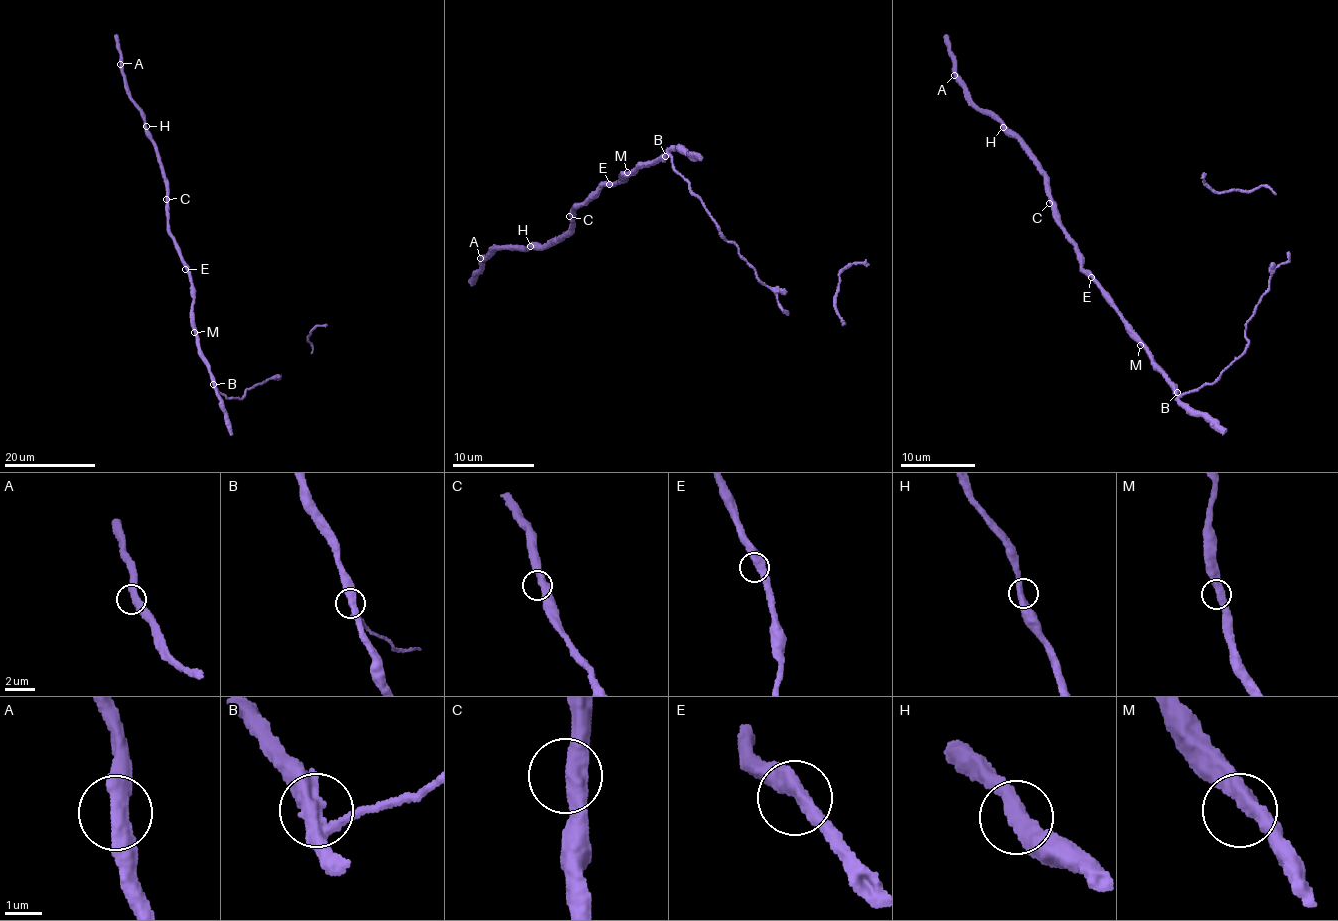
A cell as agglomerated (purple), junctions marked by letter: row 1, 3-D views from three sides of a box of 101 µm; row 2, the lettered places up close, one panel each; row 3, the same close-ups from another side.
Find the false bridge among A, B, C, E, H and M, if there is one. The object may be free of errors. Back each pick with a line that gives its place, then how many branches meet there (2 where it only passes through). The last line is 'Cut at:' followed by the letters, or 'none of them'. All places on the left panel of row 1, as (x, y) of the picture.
B: at (213, 384); 2 branches meet
Cut at: B

